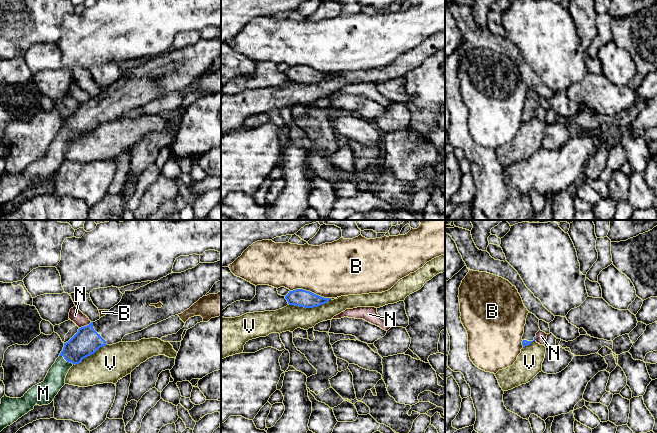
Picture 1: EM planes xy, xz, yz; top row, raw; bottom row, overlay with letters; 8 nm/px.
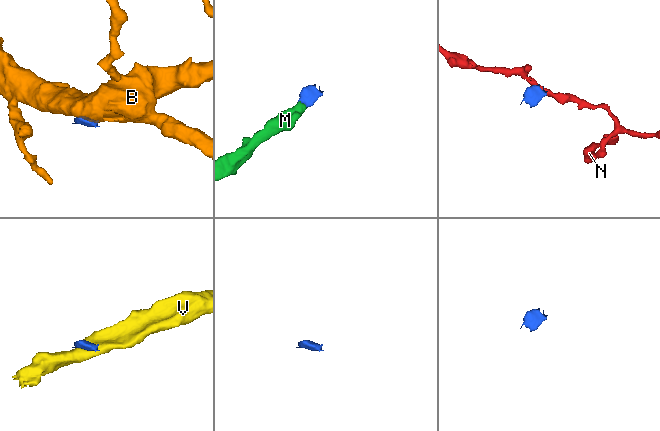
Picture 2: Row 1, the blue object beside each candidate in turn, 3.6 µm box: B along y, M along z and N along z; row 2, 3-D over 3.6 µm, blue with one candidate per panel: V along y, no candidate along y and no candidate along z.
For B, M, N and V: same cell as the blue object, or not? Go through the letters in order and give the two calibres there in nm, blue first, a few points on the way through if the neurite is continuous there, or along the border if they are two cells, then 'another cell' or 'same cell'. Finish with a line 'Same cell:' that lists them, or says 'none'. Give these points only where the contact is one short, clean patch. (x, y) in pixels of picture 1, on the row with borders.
B: calibres 140 and 440 nm; border xz (290, 290), (305, 289), (330, 298); another cell
M: calibres 220 and 160 nm; way xy (86, 341), (66, 360), (59, 369), (55, 379); same cell
N: calibres 220 and 110 nm; border xy (91, 322), (79, 328); another cell
V: calibres 140 and 200 nm; border xz (330, 298), (326, 302), (312, 307), (299, 307), (288, 304); another cell
Same cell: M

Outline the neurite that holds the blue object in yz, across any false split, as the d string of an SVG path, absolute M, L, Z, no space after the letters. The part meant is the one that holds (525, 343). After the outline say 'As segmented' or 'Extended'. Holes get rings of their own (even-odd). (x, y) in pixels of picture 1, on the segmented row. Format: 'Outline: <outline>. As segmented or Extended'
Outline: M528 313L526 324L524 326L524 334L522 336L523 347L530 345L536 339L536 333L540 330L539 319L532 313Z. Extended

